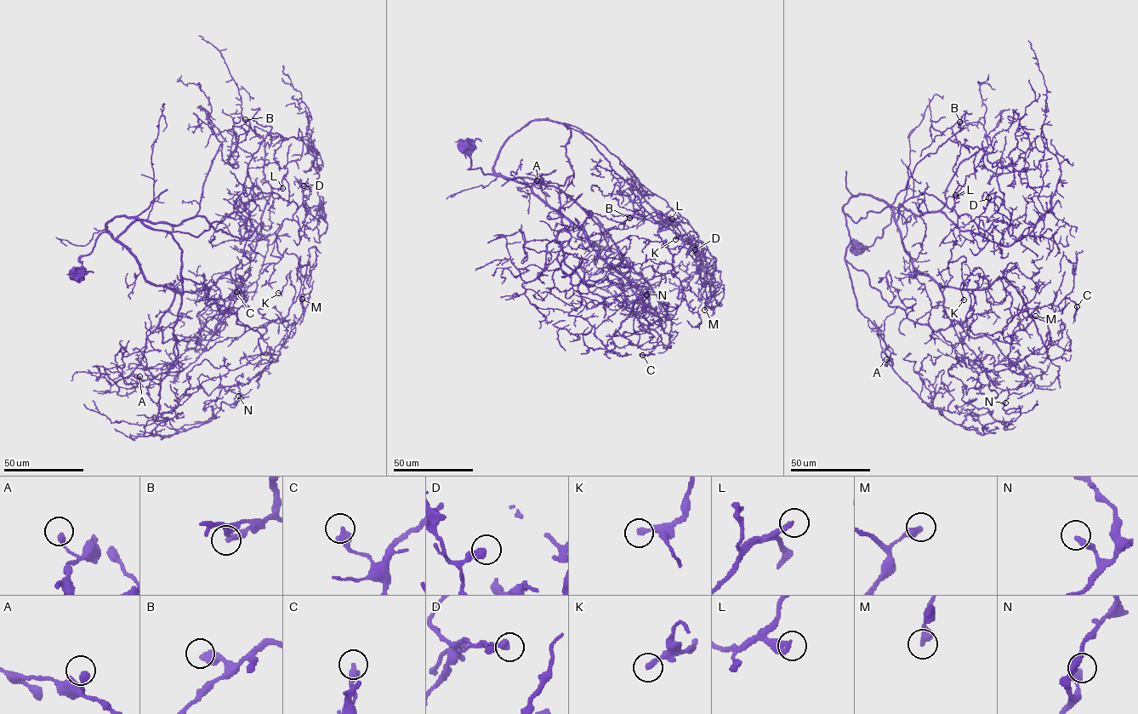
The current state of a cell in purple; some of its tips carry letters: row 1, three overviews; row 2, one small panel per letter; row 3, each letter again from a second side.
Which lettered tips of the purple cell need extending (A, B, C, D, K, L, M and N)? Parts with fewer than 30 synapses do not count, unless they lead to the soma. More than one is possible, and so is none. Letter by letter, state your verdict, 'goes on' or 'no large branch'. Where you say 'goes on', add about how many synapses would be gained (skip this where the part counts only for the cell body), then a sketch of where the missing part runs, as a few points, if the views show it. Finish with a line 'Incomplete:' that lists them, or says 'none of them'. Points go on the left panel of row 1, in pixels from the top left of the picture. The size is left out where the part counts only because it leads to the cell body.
A: no large branch
B: no large branch
C: no large branch
D: no large branch
K: no large branch
L: no large branch
M: no large branch
N: no large branch
Incomplete: none of them

